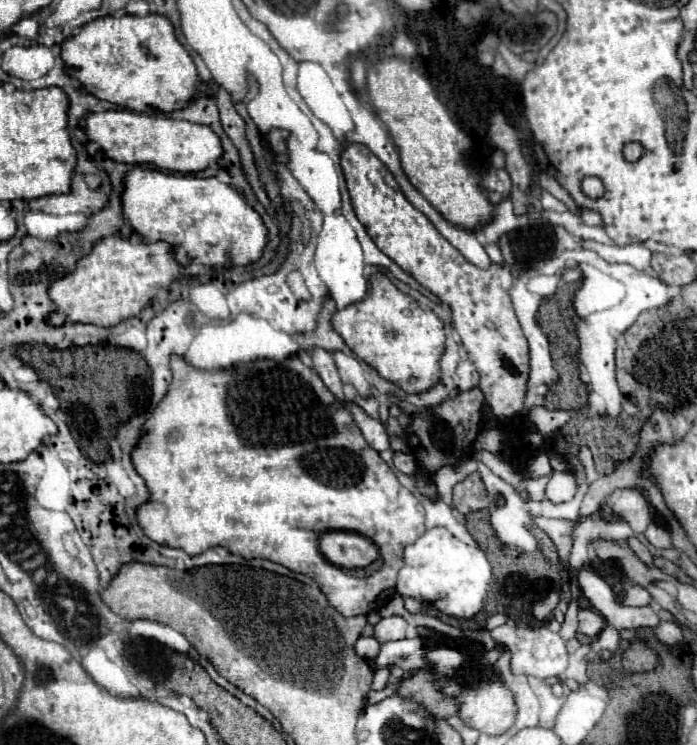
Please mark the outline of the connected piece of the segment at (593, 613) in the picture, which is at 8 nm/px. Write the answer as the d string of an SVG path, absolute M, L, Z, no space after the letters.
M591 608L579 610L579 632L581 634L595 638L603 628L605 628L605 618L597 610L591 610Z

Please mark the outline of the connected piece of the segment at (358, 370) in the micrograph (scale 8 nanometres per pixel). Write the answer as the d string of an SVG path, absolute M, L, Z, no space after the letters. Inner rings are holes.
M343 352L333 354L333 358L335 358L335 364L339 368L341 380L345 384L351 384L361 398L371 398L371 384L367 382L367 374L365 374L363 366L359 364L359 360L353 356L347 356Z

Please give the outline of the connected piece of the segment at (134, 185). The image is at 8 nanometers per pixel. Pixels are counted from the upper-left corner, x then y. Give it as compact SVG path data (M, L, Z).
M133 168L125 178L125 214L133 222L133 230L143 236L145 242L165 240L175 246L175 258L181 266L207 264L207 266L247 266L257 262L269 242L269 230L265 228L259 212L251 208L245 198L229 184L219 182L215 176L197 178L171 174L157 168Z

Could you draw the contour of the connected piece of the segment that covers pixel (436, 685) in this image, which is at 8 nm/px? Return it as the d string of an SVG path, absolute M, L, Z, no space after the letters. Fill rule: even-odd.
M417 672L413 676L403 676L403 680L397 688L397 696L421 704L433 718L447 720L449 716L455 714L459 704L453 700L447 700L439 692L439 688L441 688L441 682L433 682L431 674Z

